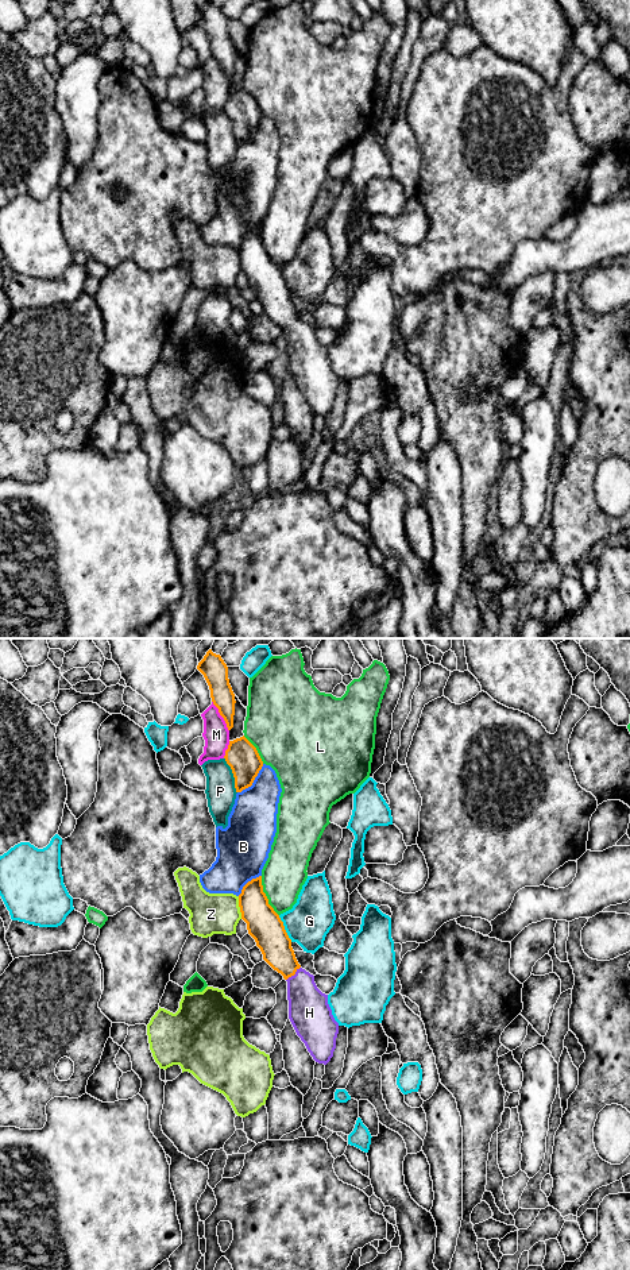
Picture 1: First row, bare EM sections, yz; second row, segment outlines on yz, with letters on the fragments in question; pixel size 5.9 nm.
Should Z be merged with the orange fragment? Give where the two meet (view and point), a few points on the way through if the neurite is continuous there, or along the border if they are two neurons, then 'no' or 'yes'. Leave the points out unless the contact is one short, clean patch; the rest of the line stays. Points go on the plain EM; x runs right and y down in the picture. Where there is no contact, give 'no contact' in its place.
yz (240, 259) | along yz (238, 249), (242, 270) | no

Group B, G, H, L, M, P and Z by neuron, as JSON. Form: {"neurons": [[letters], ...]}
{"neurons": [["B"], ["G"], ["H"], ["L"], ["M"], ["P"], ["Z"]]}

